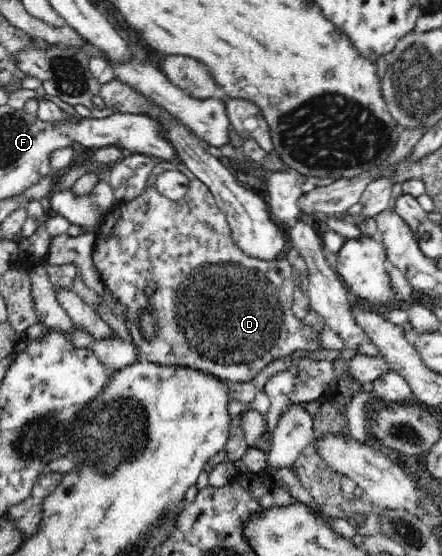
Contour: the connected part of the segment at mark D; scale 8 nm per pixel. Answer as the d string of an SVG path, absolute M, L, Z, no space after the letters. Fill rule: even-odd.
M163 160L163 162L157 163L155 168L150 172L150 177L147 179L145 188L141 191L141 194L131 200L117 202L114 206L114 213L106 218L106 224L101 229L97 241L94 242L91 261L93 261L93 267L97 269L103 285L109 291L109 295L115 299L117 305L123 307L123 324L129 333L129 338L131 338L130 344L136 348L136 357L139 361L149 361L167 366L191 367L215 375L215 377L225 382L240 383L241 381L251 381L257 372L263 370L267 364L277 357L286 354L292 355L299 350L315 350L318 348L319 337L315 335L311 327L305 327L303 321L299 320L294 312L292 312L295 284L293 284L293 268L289 260L283 258L282 260L264 261L245 254L232 239L230 226L228 225L225 213L216 205L216 200L213 198L211 191L183 163L174 160ZM167 170L178 170L190 180L187 194L181 200L177 200L177 202L173 202L165 198L162 194L159 194L159 191L154 185L156 176ZM152 282L153 295L155 296L152 296L150 299L150 296L148 296L148 287ZM147 306L153 306L157 310L158 322L160 323L157 337L153 340L153 343L145 341L141 337L141 333L139 333L139 327L137 327L137 313L141 311L141 308L147 308Z

